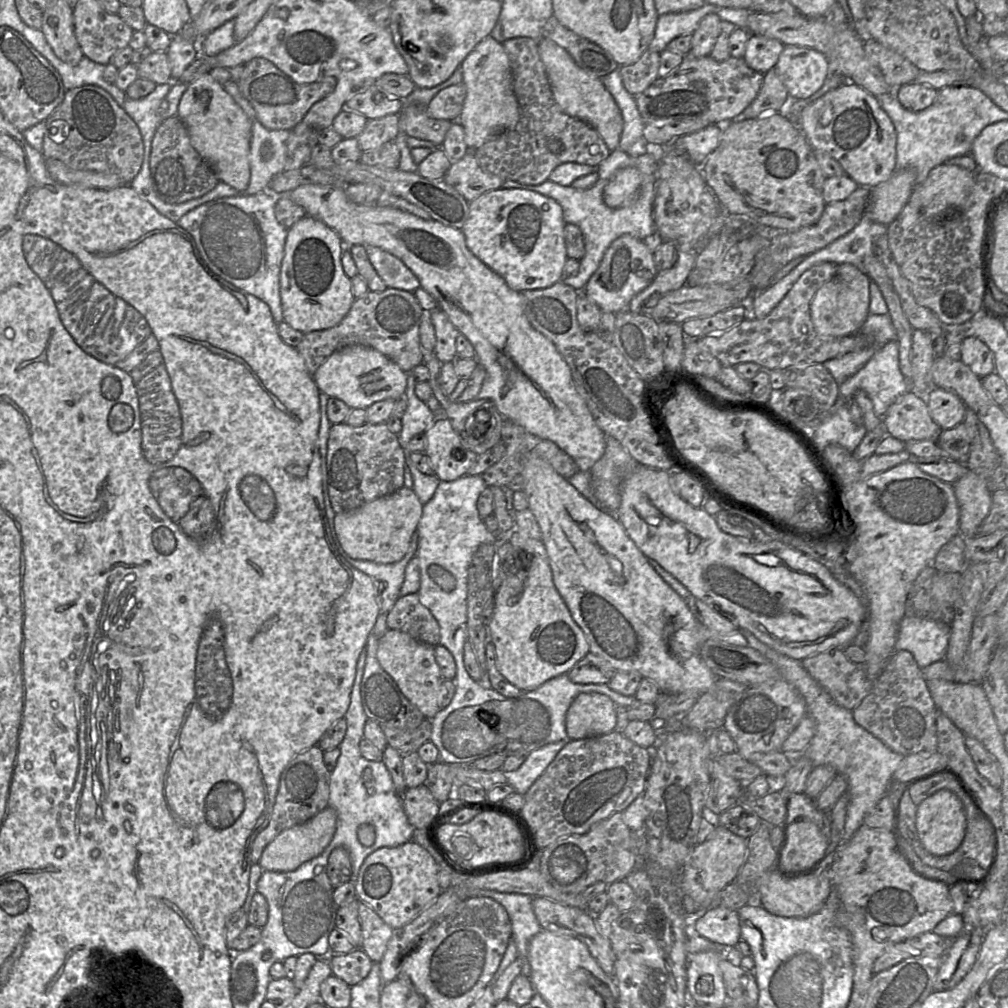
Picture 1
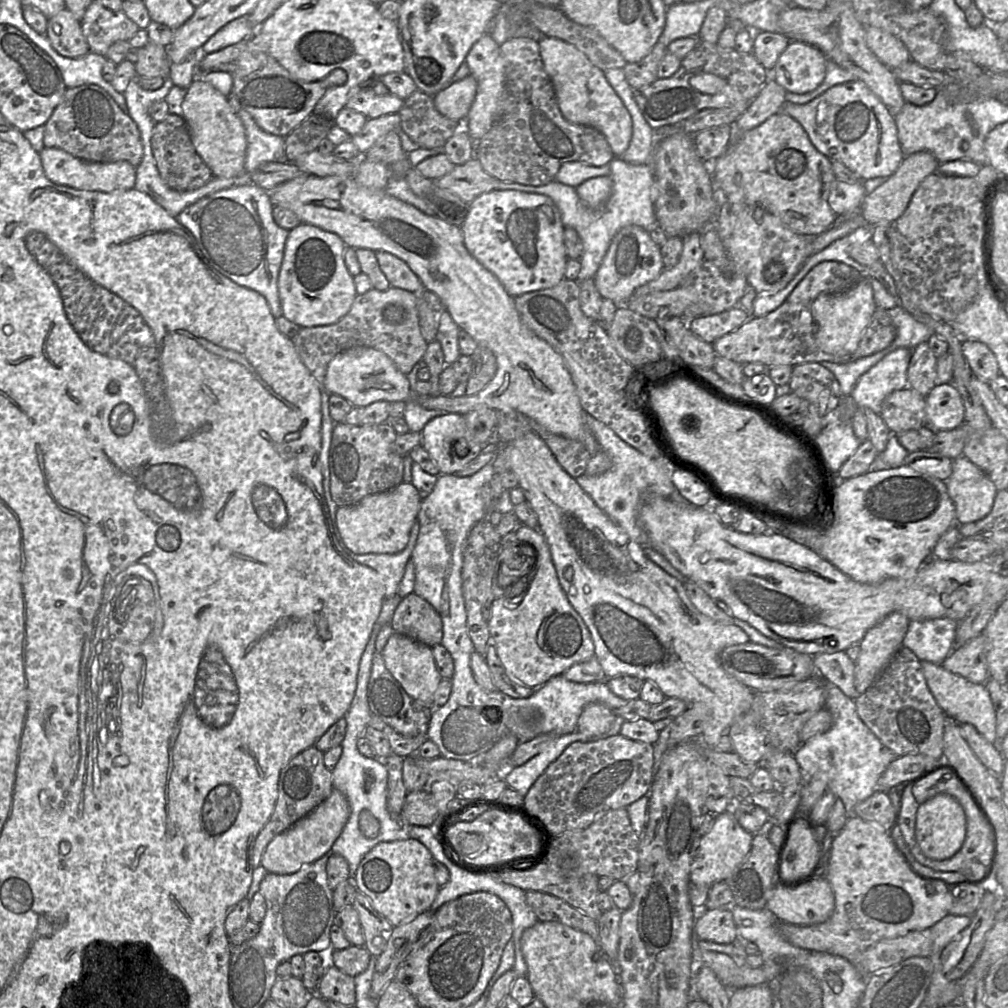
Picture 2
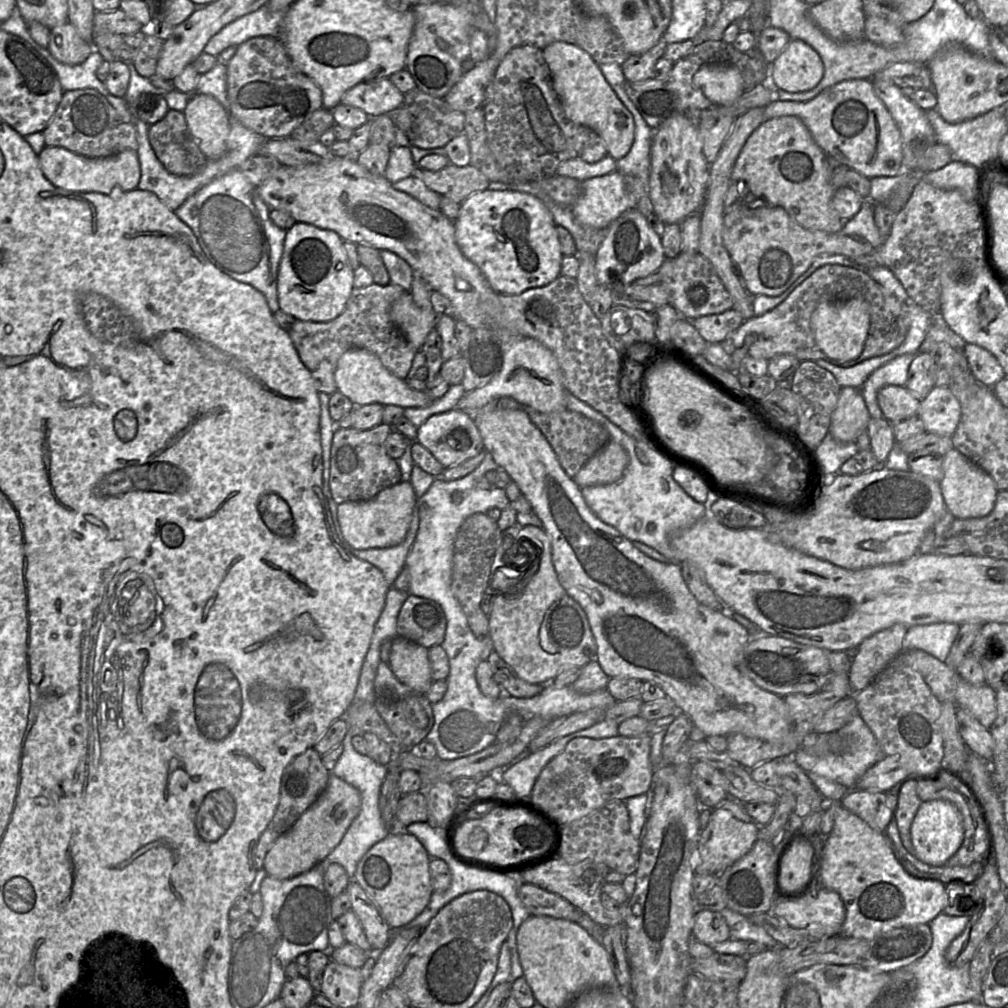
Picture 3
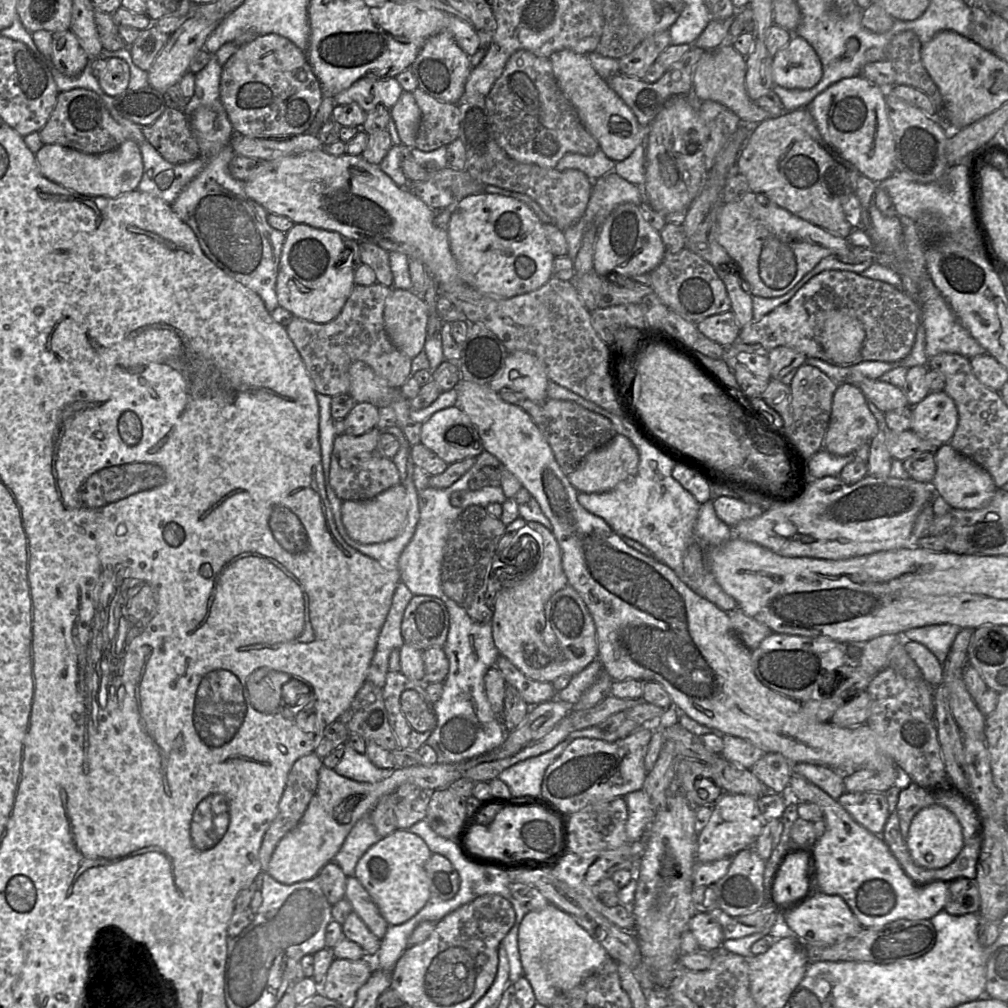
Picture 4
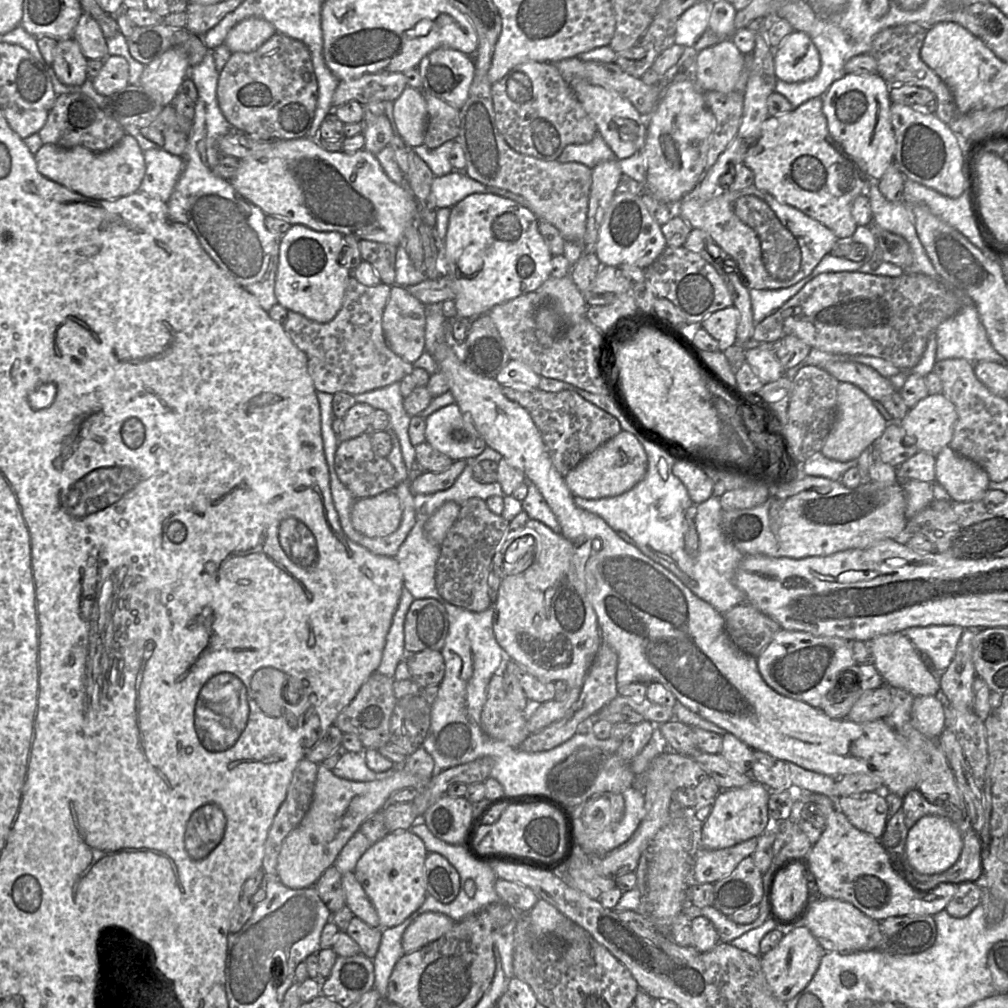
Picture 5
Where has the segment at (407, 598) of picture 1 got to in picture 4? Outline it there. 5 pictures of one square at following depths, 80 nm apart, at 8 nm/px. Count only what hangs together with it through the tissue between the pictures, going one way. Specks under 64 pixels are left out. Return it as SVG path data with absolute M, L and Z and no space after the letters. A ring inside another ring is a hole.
M413 596L402 618L401 635L404 643L424 651L430 647L443 647L449 630L449 614L445 604L434 596Z

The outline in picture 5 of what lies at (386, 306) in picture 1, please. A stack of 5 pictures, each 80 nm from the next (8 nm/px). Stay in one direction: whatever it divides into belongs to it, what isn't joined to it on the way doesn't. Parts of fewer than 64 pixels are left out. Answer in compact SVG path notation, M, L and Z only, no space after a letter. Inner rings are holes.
M351 276L342 306L331 321L318 323L299 313L288 311L286 320L282 323L283 328L295 345L306 355L308 373L316 391L330 394L344 391L357 395L400 382L406 375L412 373L412 363L403 360L389 348L383 333L382 315L390 290L391 286L385 283L366 286Z

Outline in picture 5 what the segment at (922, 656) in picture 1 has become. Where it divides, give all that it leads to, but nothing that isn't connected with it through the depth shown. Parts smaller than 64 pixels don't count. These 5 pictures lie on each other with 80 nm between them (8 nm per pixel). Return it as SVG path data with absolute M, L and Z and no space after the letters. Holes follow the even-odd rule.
M957 625L909 627L904 633L936 673L950 665L964 628Z

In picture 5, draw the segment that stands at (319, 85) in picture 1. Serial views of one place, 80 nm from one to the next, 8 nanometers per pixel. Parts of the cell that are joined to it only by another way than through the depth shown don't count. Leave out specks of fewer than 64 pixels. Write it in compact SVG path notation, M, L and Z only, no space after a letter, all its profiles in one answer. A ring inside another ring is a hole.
M276 33L255 51L232 53L219 75L217 100L233 131L261 140L307 137L318 101L318 81L309 48Z

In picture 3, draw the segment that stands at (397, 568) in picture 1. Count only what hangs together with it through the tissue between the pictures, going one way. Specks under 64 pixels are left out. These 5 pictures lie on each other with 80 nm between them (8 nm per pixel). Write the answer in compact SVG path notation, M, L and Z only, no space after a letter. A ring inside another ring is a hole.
M416 505L406 537L400 544L388 548L365 550L350 547L350 553L377 567L383 573L387 584L392 587L402 569L405 567L406 557L415 541L418 529L419 513Z

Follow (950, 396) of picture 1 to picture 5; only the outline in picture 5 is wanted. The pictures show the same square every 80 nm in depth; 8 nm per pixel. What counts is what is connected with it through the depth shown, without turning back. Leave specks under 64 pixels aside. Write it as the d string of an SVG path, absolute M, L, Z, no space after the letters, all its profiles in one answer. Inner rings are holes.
M938 393L920 400L898 423L914 440L918 451L935 456L950 444L956 421L954 404L943 393Z

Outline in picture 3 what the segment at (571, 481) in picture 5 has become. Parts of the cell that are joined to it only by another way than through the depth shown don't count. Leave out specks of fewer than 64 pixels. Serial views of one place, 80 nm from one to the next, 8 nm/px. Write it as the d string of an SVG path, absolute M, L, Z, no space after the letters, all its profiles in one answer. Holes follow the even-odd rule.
M609 441L584 464L573 480L580 488L611 484L623 476L628 462L625 449Z

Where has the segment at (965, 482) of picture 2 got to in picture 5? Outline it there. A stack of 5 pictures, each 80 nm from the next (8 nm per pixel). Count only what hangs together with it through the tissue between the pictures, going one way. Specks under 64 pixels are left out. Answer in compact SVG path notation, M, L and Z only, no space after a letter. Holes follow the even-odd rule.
M949 445L935 455L935 482L942 486L952 500L969 502L981 499L989 489L989 476L972 460L958 454Z

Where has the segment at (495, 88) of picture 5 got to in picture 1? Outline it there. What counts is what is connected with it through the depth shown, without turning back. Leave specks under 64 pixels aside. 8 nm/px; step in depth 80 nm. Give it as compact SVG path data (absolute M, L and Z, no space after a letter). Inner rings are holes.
M519 37L502 43L510 61L512 85L520 107L520 119L513 129L496 135L474 151L474 156L485 172L497 175L504 181L512 180L525 185L544 183L549 180L556 167L568 162L598 167L611 154L611 150L592 125L569 116L556 102L540 59L538 42L528 37Z

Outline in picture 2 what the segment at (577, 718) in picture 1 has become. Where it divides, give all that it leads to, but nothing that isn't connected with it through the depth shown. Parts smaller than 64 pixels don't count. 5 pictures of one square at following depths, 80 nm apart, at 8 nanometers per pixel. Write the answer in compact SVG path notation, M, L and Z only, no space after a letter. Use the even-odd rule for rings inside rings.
M601 703L588 704L577 721L576 731L592 740L606 738L615 721L615 711Z

